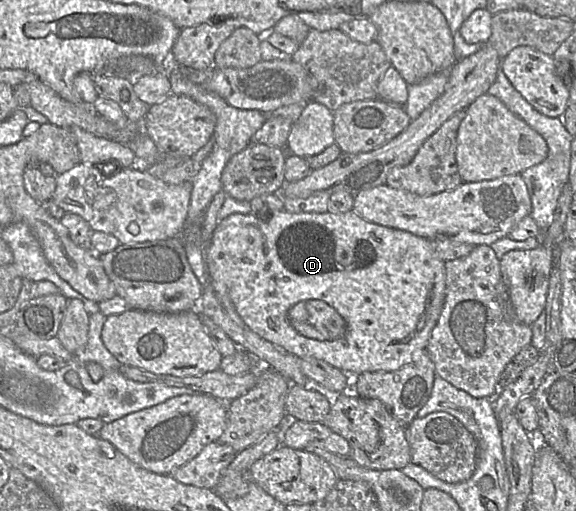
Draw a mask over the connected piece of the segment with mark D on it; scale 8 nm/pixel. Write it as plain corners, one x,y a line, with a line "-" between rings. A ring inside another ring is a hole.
278,211
267,221
253,214
234,213
217,224
205,247
208,282
217,293
227,293
246,325
264,340
301,359
323,360
339,370
357,376
364,372
396,371
412,362
415,353
427,348
445,301
445,262
436,254
433,240
418,237
408,231
378,225
363,219
355,211
345,213
289,213

